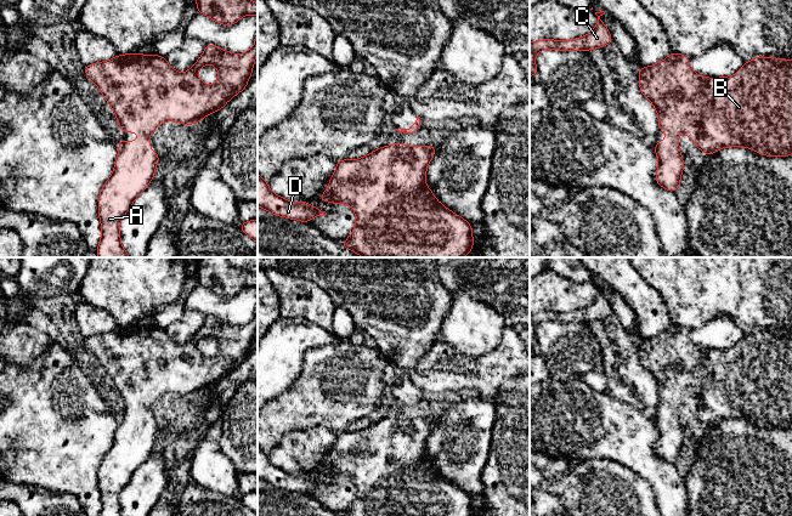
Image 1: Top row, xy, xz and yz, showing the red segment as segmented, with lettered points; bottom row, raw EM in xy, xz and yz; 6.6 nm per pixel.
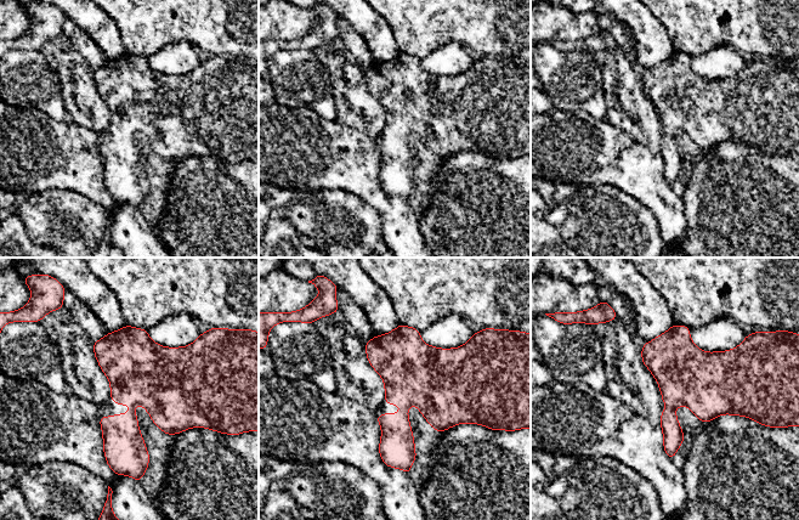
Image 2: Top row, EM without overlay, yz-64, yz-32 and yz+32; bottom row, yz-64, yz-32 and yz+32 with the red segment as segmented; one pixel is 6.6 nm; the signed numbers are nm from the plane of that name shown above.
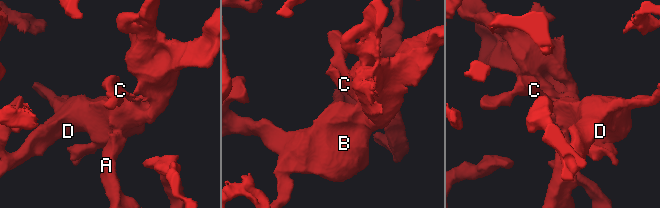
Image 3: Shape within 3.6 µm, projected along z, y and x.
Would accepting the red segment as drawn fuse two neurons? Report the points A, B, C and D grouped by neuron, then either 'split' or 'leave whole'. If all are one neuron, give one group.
A B C D; leave whole

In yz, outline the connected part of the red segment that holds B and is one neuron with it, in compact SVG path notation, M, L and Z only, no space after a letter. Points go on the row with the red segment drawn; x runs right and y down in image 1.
M672 52L666 59L639 68L641 93L655 106L661 132L668 137L657 141L658 158L656 181L669 192L680 185L684 160L678 136L688 135L706 155L724 147L747 147L766 157L792 155L792 59L756 57L741 69L723 78L696 74L689 57Z

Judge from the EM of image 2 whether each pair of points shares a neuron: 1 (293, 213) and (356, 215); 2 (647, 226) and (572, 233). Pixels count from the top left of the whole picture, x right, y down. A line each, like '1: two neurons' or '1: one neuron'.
1: one neuron
2: one neuron

